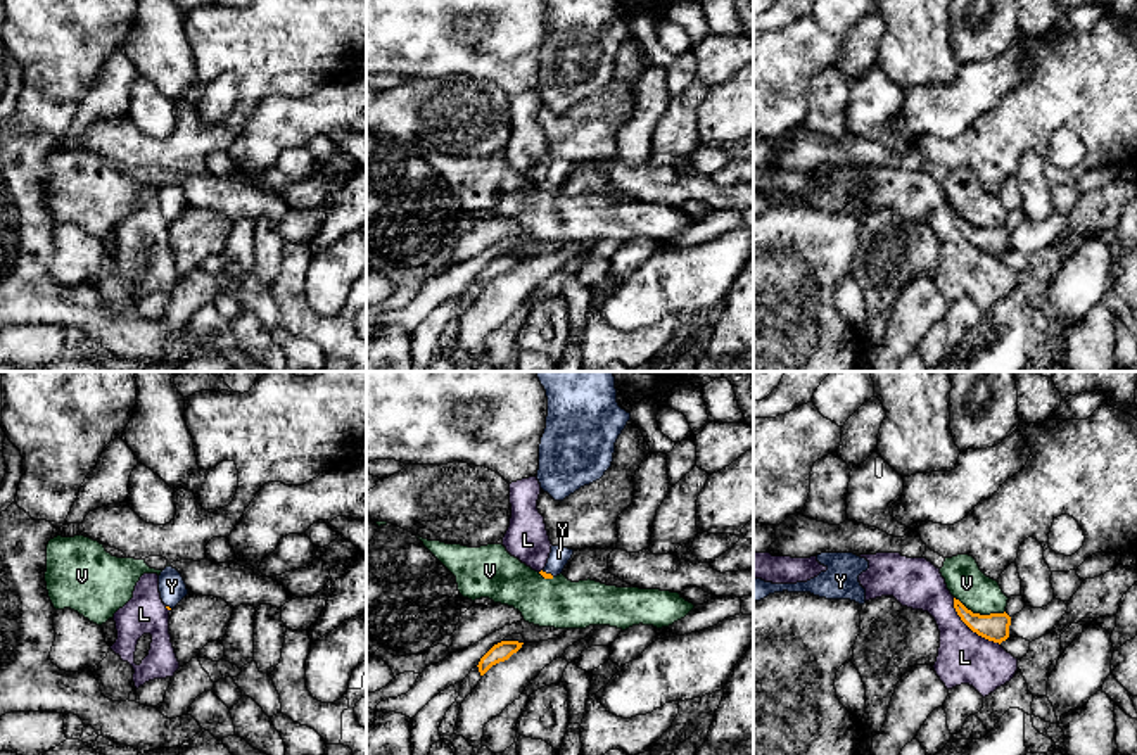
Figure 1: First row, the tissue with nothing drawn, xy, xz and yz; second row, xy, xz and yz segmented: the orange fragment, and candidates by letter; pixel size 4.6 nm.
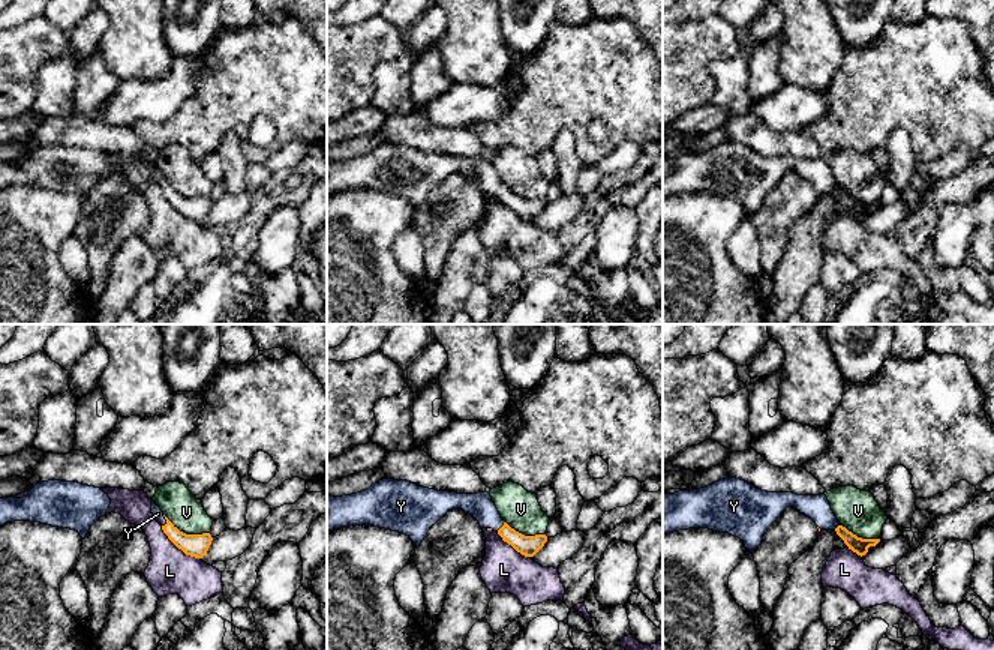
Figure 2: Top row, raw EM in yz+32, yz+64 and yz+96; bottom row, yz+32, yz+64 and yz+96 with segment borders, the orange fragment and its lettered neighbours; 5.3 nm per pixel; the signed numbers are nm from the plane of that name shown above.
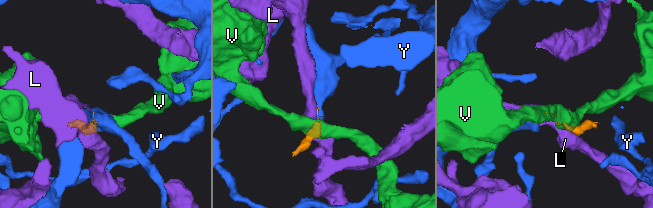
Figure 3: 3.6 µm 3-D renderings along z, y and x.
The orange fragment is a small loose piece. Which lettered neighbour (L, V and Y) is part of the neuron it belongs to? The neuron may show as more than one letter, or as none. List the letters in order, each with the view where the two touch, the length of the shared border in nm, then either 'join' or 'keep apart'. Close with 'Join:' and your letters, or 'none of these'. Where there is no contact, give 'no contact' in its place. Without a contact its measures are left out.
L: contact in yz; length 320 nm; keep apart
V: contact in yz; length 260 nm; keep apart
Y: contact in xz; length 70 nm; join
Join: Y

